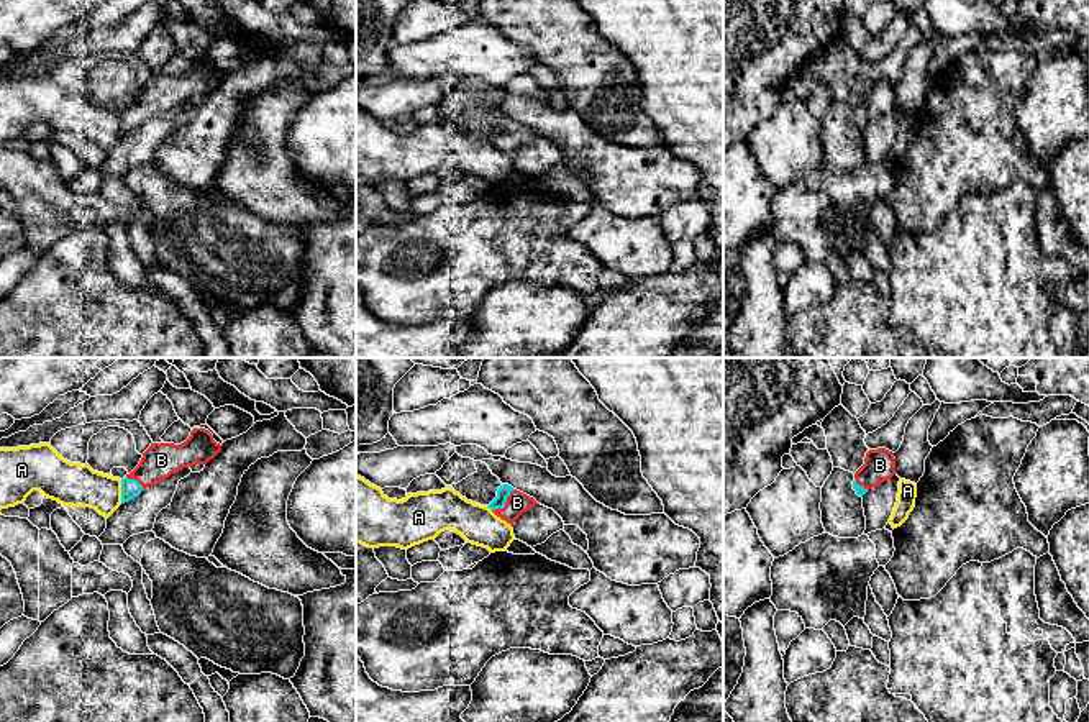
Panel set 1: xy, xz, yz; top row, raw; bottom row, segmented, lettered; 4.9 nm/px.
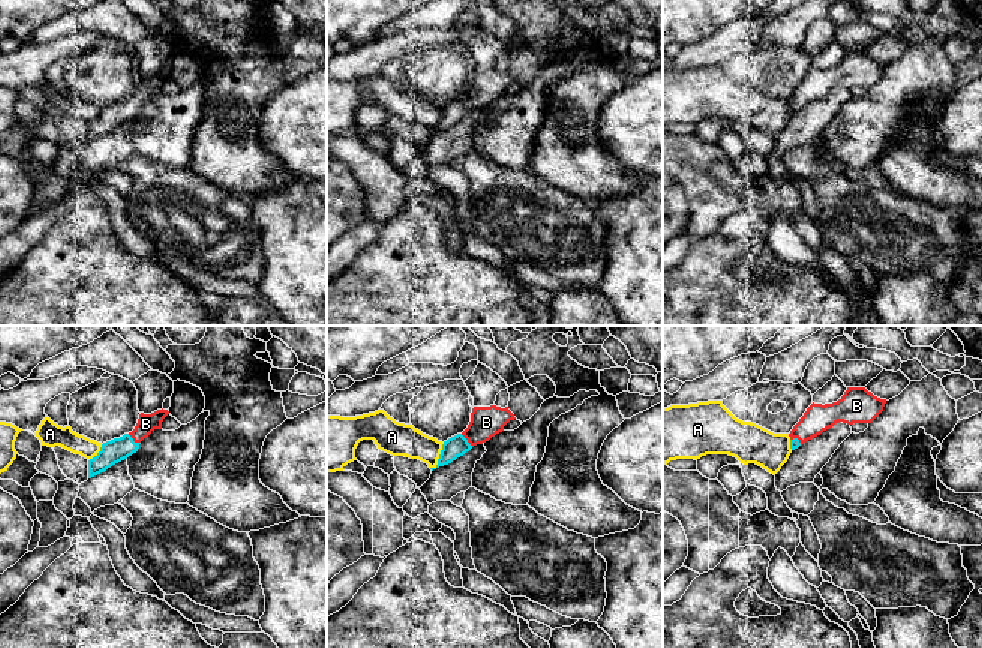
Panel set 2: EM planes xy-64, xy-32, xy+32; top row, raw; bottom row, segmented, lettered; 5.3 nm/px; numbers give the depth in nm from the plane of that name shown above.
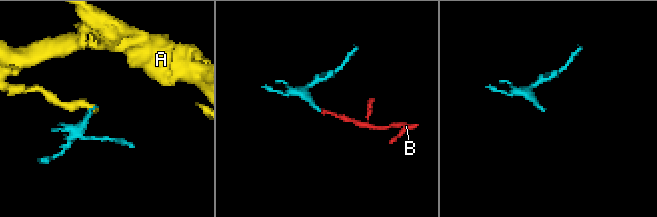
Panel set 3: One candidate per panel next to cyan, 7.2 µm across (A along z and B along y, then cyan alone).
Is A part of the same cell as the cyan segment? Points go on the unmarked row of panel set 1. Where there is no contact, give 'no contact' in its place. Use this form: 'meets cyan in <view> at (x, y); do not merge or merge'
meets cyan in xy at (122, 125); do not merge

